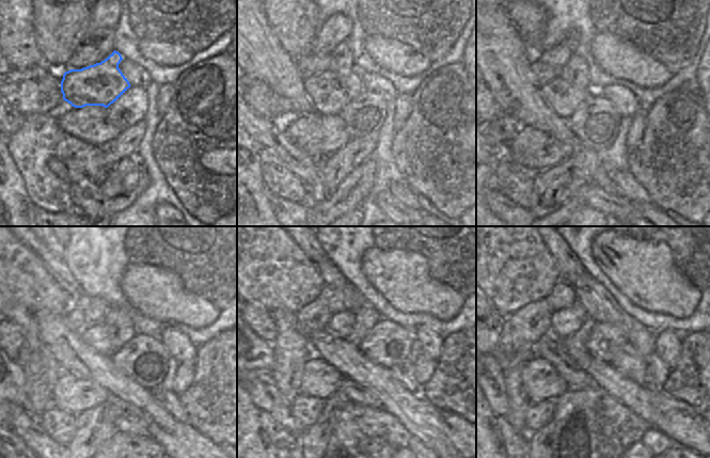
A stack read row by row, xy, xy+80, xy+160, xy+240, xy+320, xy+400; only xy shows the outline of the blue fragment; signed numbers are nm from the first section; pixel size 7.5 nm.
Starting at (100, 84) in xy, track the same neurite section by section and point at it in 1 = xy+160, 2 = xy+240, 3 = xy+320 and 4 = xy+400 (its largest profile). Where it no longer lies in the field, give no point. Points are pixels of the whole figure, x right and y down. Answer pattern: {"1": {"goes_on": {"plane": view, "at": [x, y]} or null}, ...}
{"1": {"goes_on": {"plane": "xy+160", "at": [568, 91]}}, "2": {"goes_on": {"plane": "xy+240", "at": [97, 308]}}, "3": {"goes_on": {"plane": "xy+320", "at": [332, 298]}}, "4": {"goes_on": {"plane": "xy+400", "at": [561, 296]}}}

